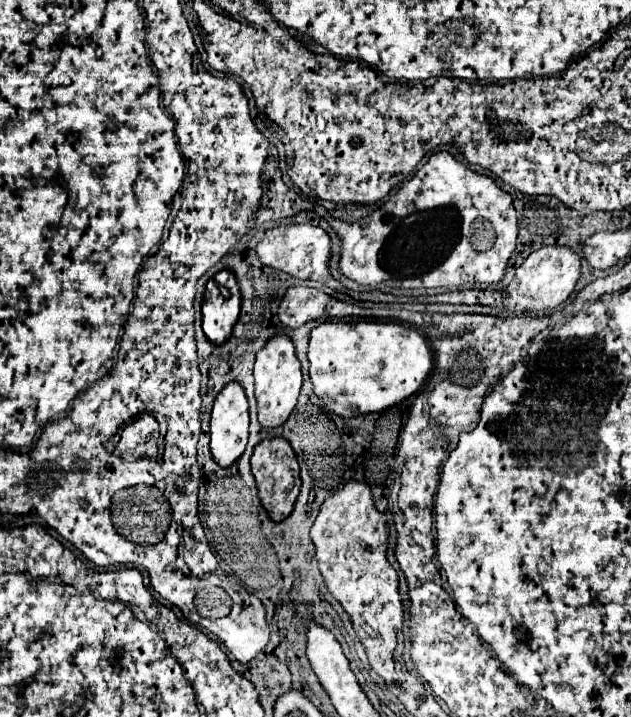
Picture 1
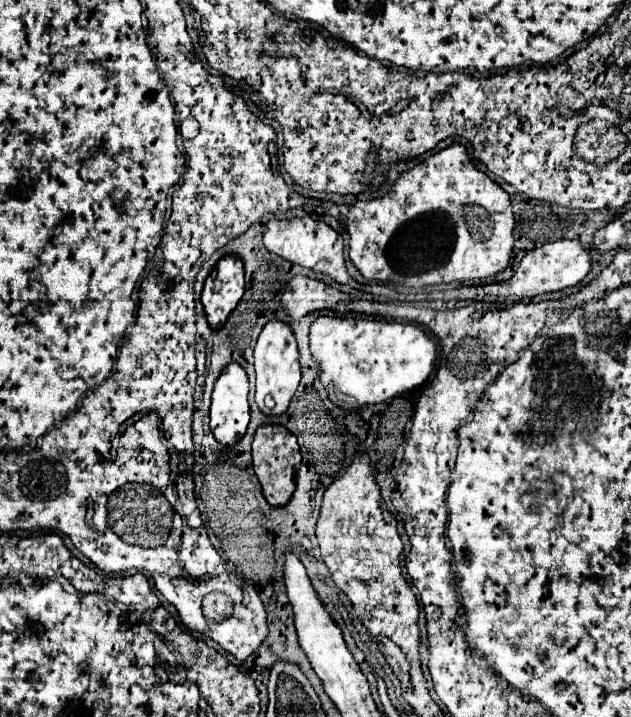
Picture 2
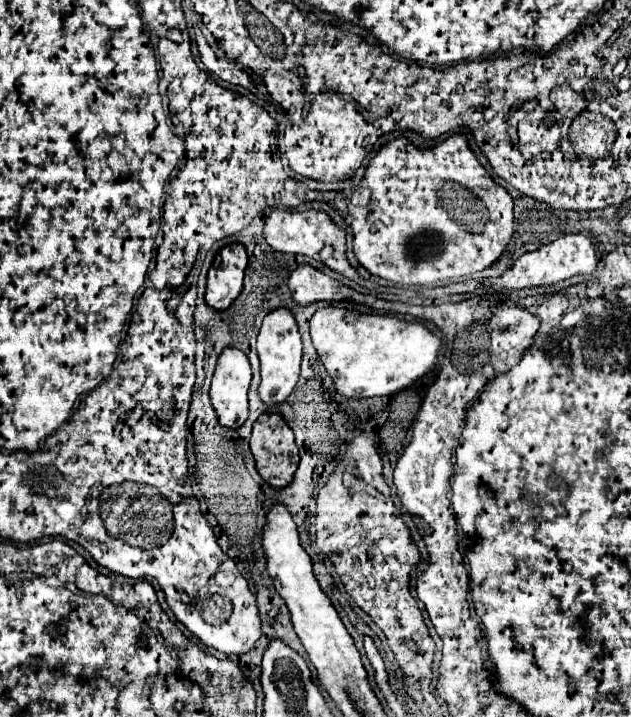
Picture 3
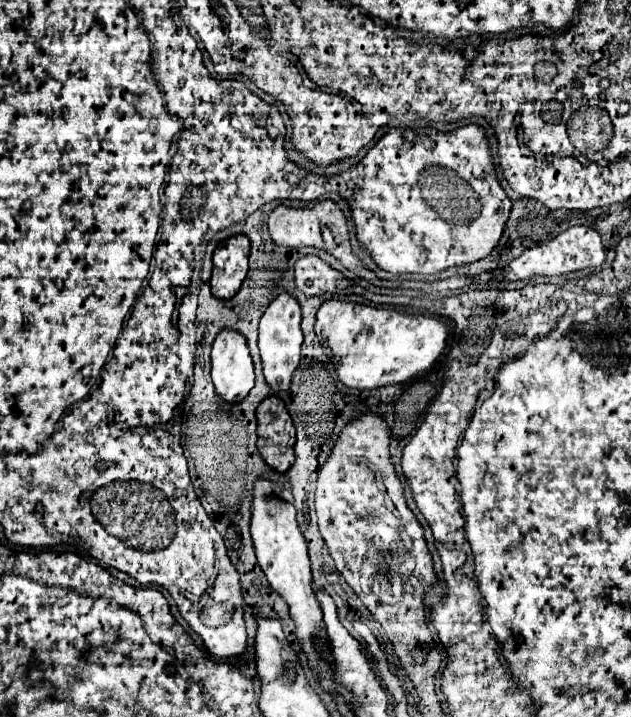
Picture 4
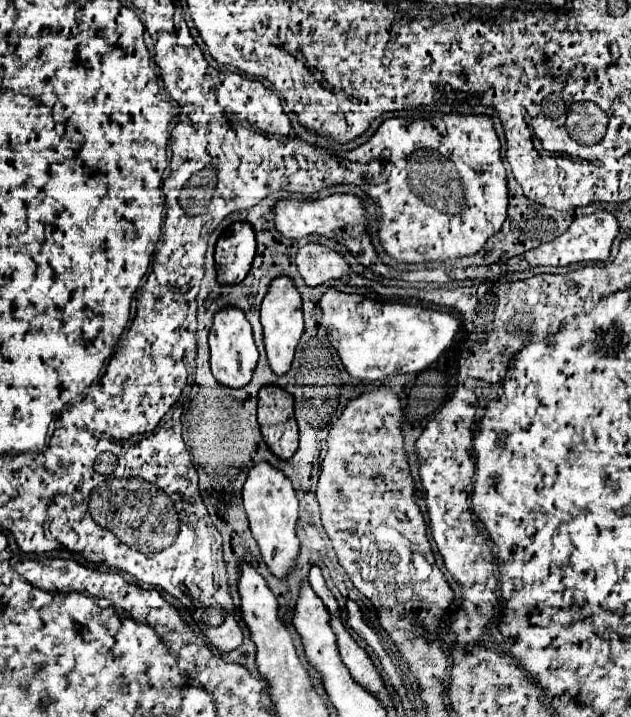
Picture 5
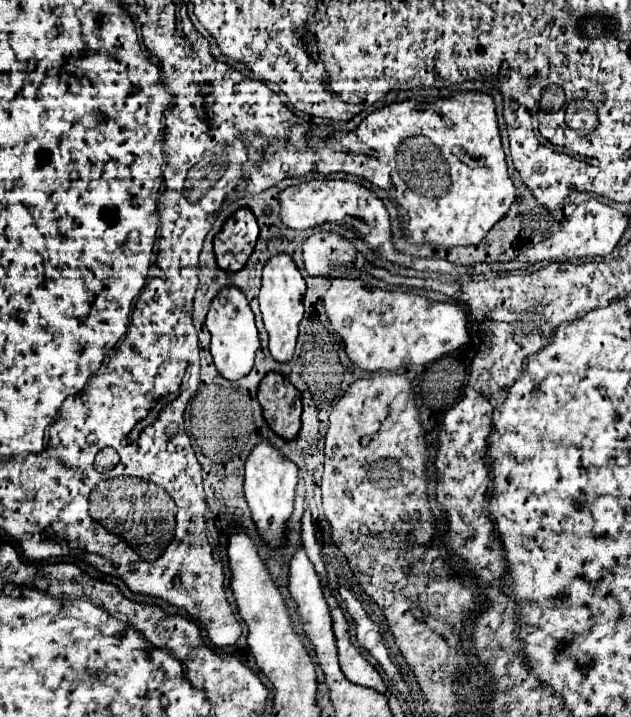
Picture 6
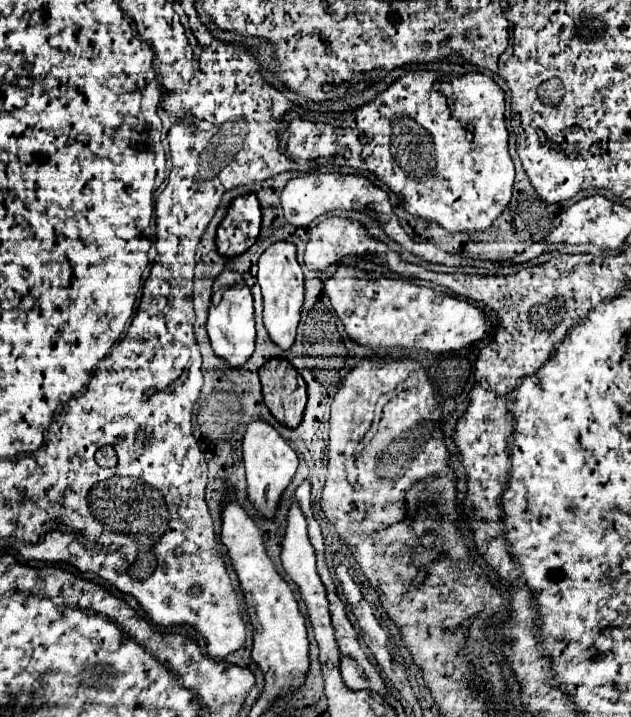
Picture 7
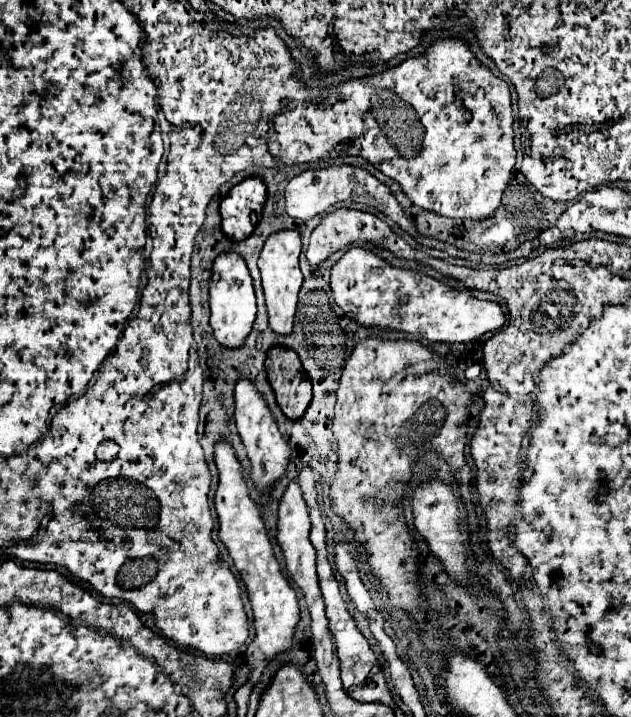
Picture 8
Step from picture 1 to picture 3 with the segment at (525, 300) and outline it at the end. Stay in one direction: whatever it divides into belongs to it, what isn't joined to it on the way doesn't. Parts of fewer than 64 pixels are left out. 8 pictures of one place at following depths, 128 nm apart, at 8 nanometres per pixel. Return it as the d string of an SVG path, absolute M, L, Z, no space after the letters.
M568 234L552 244L546 244L534 252L522 254L510 270L506 270L502 276L492 278L492 286L496 288L506 288L506 290L520 290L520 288L532 288L532 286L546 286L554 284L558 280L566 280L576 274L594 274L596 272L596 248L590 238L582 234Z

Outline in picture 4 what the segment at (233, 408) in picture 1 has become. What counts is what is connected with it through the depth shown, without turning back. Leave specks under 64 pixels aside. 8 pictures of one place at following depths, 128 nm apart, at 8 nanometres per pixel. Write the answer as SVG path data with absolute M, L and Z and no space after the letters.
M222 328L212 344L212 380L226 402L240 402L254 386L254 366L246 338L232 328Z

